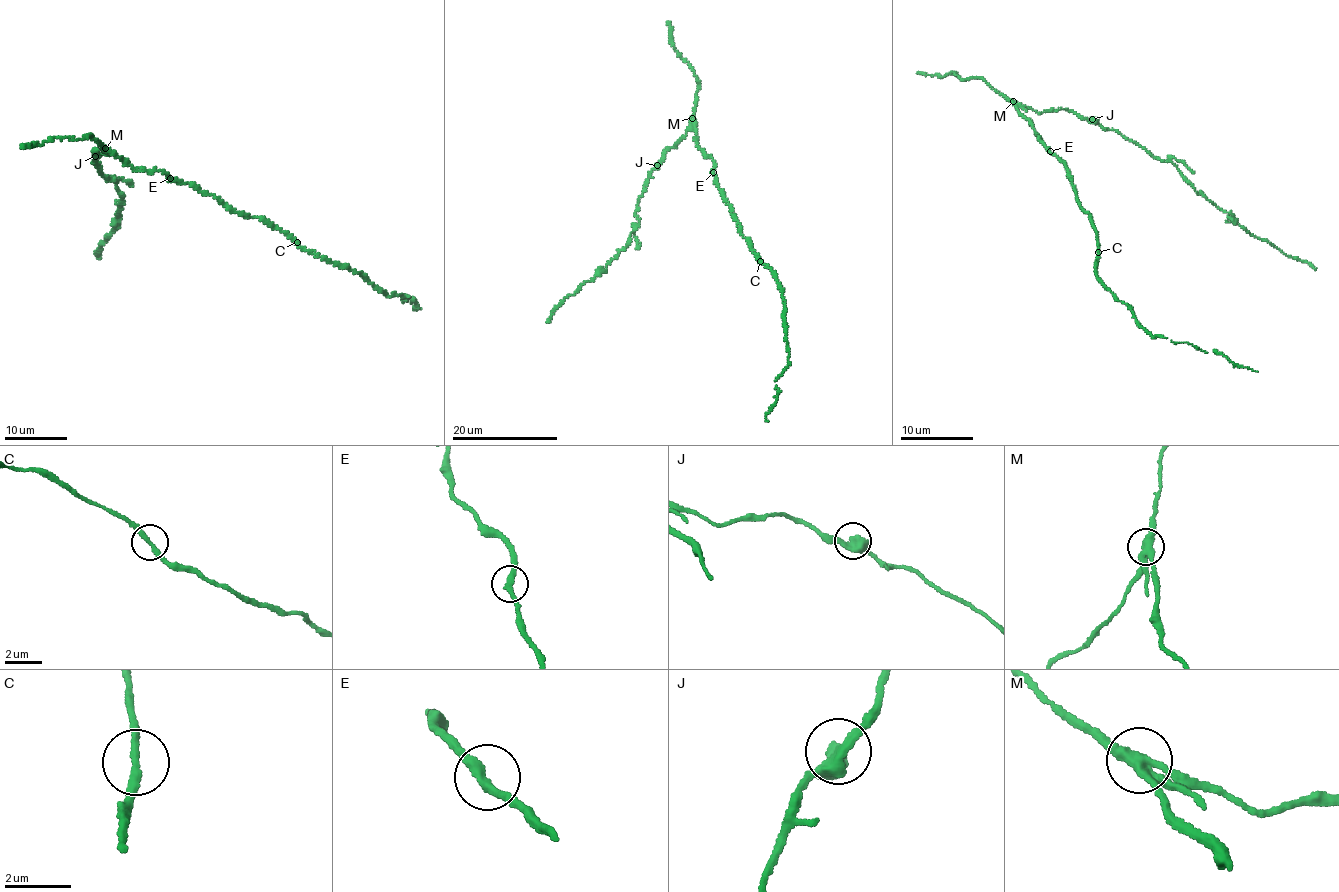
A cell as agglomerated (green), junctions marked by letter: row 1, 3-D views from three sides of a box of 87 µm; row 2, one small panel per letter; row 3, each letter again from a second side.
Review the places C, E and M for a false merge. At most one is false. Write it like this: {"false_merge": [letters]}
{"false_merge": ["M"]}

